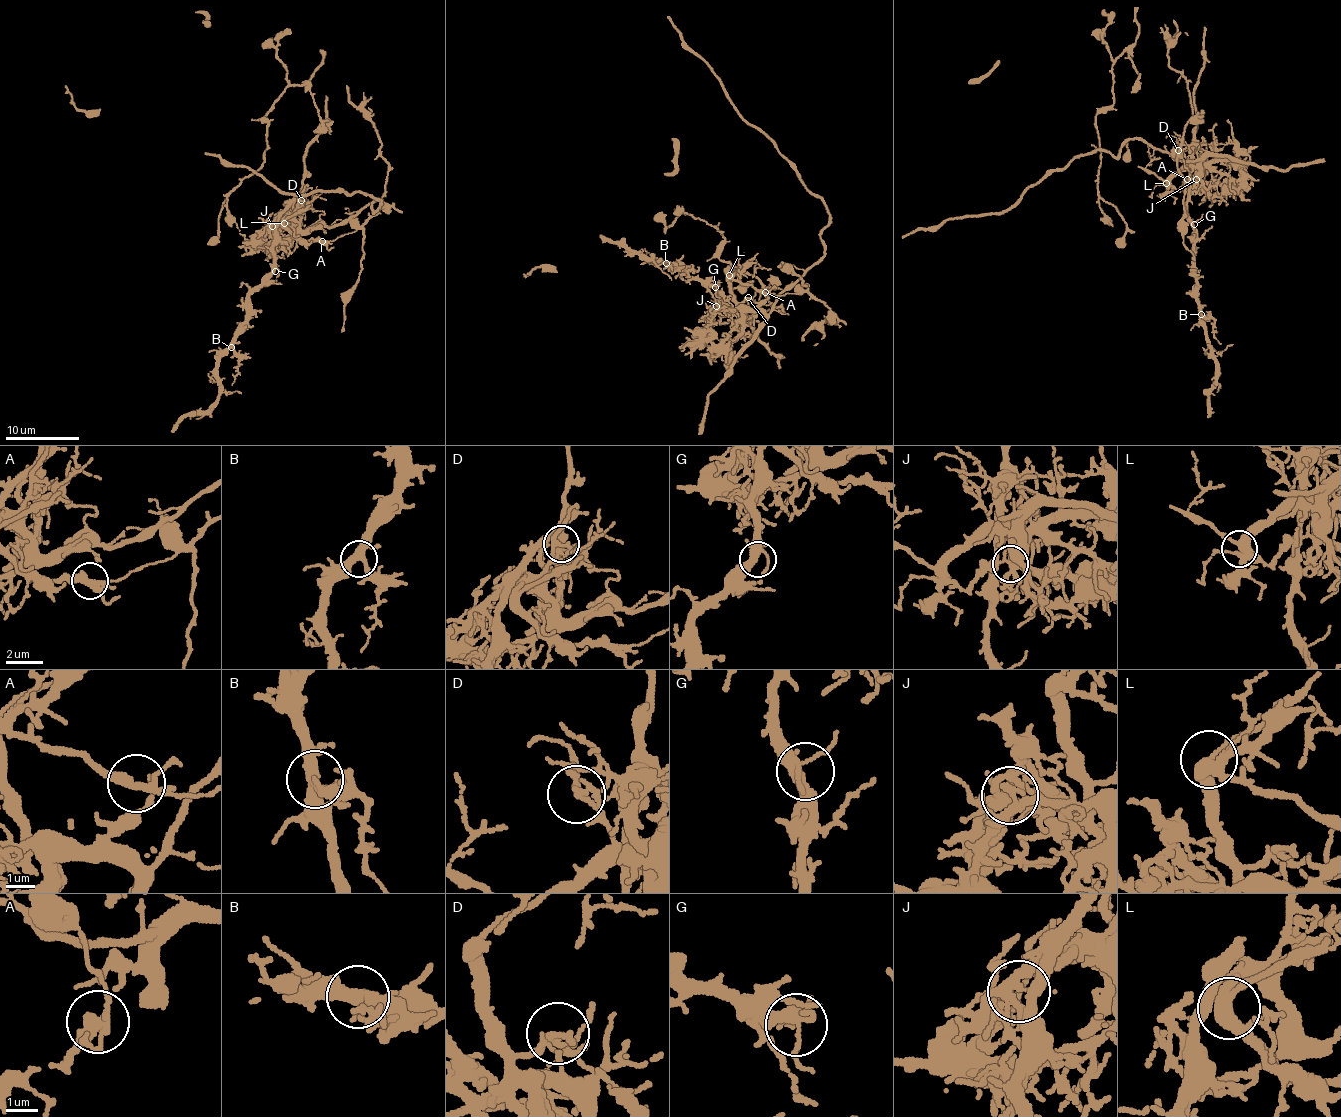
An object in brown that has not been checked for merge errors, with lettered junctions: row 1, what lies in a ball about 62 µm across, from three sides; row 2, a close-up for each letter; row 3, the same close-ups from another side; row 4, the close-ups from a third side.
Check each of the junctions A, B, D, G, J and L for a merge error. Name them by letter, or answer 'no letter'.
A, J

